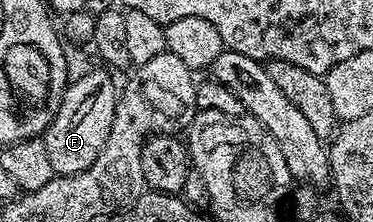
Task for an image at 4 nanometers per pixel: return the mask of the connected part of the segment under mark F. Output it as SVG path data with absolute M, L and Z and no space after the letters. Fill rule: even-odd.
M85 72L78 80L76 77L66 87L59 110L43 133L47 158L51 158L51 166L58 176L87 170L99 158L99 150L107 146L107 134L111 134L111 122L115 122L119 88L113 85L110 73L105 72Z

